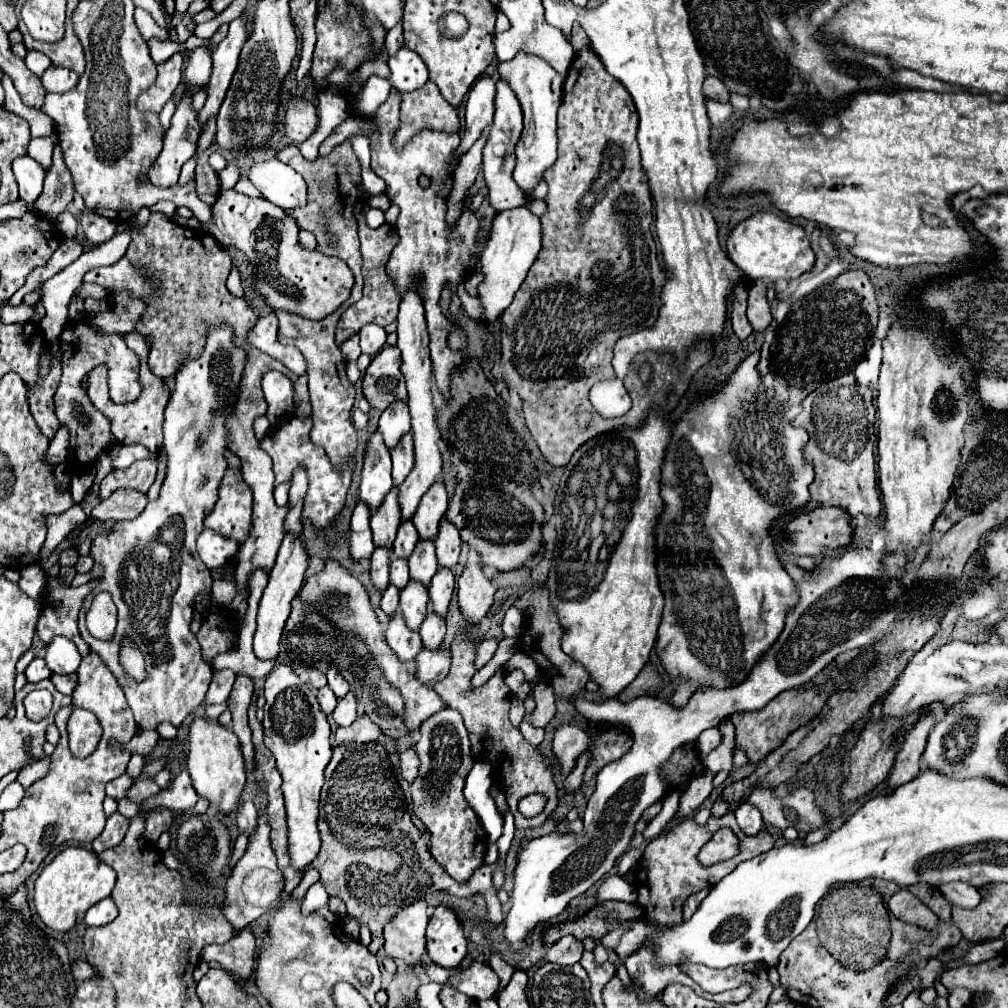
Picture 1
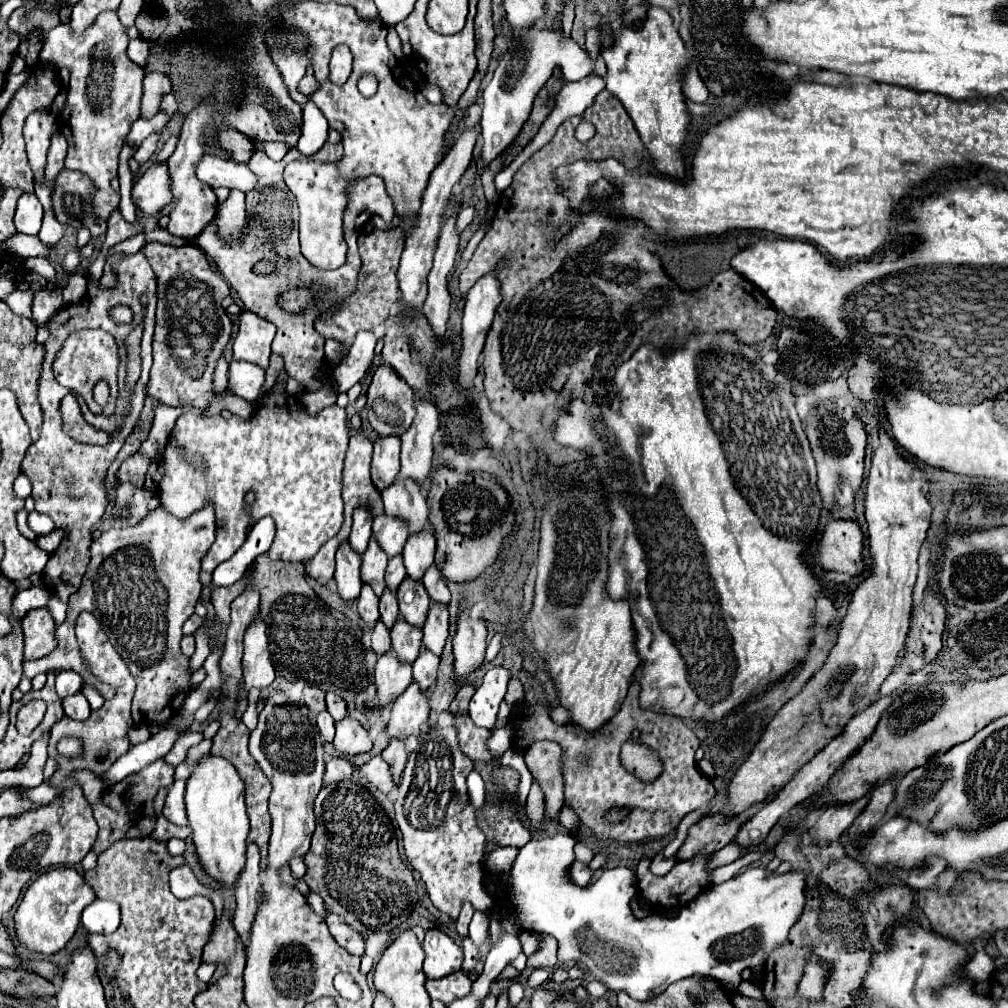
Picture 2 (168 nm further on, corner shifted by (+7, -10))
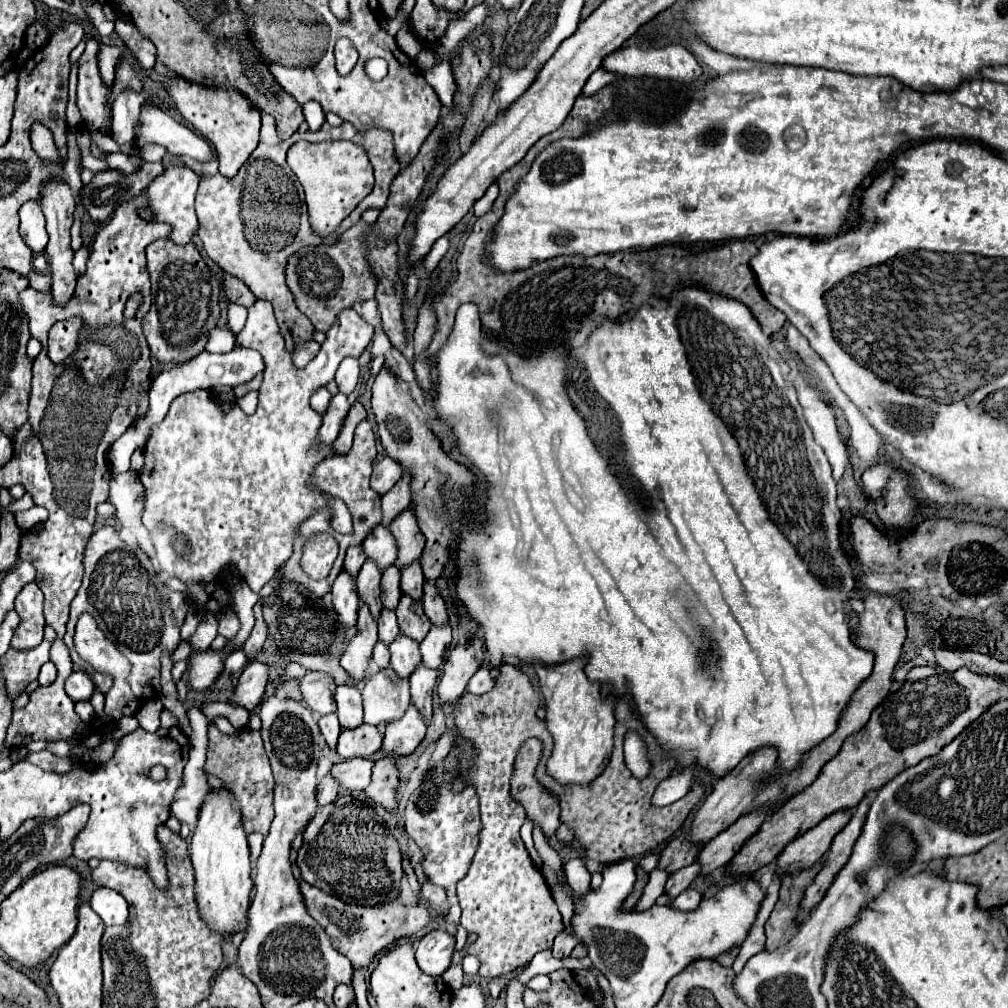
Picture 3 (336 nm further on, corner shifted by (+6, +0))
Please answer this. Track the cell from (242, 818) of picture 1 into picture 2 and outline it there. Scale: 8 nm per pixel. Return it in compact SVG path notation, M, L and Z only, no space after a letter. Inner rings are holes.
M257 844L247 846L247 866L239 876L237 886L237 910L235 910L235 930L243 942L249 940L249 930L257 912L257 894L261 886L261 870L259 870L259 848Z

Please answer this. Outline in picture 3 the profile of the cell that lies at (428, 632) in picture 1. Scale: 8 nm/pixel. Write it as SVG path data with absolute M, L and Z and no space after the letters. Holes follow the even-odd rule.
M422 664L416 666L416 670L410 676L410 690L412 690L412 702L424 716L424 722L428 724L432 718L432 692L436 688L438 670L426 668Z

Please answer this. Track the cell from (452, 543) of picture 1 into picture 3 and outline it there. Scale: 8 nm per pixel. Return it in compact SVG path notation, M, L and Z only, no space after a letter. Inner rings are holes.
M430 580L424 584L422 602L424 602L424 612L426 612L426 616L432 620L432 624L446 624L446 620L448 620L446 602L444 602L444 598L440 596L438 586L436 586L434 582L430 582Z

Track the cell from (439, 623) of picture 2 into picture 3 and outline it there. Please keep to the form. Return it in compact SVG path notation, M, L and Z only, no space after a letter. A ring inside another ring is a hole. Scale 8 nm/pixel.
M450 624L444 626L432 626L426 638L420 642L420 652L422 652L422 662L428 668L438 668L444 660L444 650L450 644Z

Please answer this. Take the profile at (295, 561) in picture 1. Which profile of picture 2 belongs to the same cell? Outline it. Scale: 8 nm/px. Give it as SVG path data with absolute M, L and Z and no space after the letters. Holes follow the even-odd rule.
M261 618L245 634L243 654L243 692L251 688L267 688L275 680L275 670L267 650L267 626Z

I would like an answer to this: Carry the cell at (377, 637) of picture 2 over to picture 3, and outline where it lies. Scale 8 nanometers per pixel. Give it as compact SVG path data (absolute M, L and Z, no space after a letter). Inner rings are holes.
M378 640L376 646L374 646L374 654L372 654L374 662L380 666L380 668L388 668L390 664L390 650L388 650L388 644Z

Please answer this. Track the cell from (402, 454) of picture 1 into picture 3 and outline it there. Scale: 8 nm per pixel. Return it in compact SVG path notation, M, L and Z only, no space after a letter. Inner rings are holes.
M412 504L408 508L404 508L390 524L390 532L396 536L398 548L400 548L398 558L396 558L398 568L420 558L420 554L424 550L424 534L418 528L418 520L416 520L416 514L412 508L414 508Z

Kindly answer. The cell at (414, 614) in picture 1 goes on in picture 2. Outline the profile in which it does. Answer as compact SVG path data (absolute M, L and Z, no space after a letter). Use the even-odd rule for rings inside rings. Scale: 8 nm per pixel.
M399 618L391 630L391 648L397 660L413 664L421 652L421 630Z

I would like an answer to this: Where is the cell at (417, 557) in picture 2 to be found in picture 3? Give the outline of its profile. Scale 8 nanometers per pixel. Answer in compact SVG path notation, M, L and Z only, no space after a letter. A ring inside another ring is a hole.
M420 560L410 562L400 572L402 572L402 580L400 580L402 594L408 594L410 598L420 600L422 598L422 584L424 584L424 574L420 570Z

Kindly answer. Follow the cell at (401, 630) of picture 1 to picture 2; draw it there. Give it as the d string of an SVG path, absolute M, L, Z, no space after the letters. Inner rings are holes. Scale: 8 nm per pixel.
M391 652L379 656L375 666L375 688L377 694L373 700L367 702L367 710L373 712L377 708L385 708L401 696L403 690L413 682L411 678L411 664L399 662Z

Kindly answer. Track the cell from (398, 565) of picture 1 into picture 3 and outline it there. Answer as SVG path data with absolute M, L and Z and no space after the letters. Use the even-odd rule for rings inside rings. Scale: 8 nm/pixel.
M384 608L380 614L380 620L378 620L378 638L390 644L396 638L396 634L400 634L396 612L390 608Z

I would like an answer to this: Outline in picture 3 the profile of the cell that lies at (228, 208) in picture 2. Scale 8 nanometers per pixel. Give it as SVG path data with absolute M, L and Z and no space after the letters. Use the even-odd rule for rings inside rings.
M148 70L150 78L154 82L162 82L172 100L176 102L178 112L196 128L202 132L202 136L212 142L214 150L218 152L218 164L220 174L226 178L234 178L242 166L242 162L254 152L258 146L258 132L260 132L260 112L248 104L248 100L242 94L236 92L224 92L224 90L212 90L204 88L200 84L192 84L184 78L178 78L174 84L168 84L164 78L160 78L154 70Z

